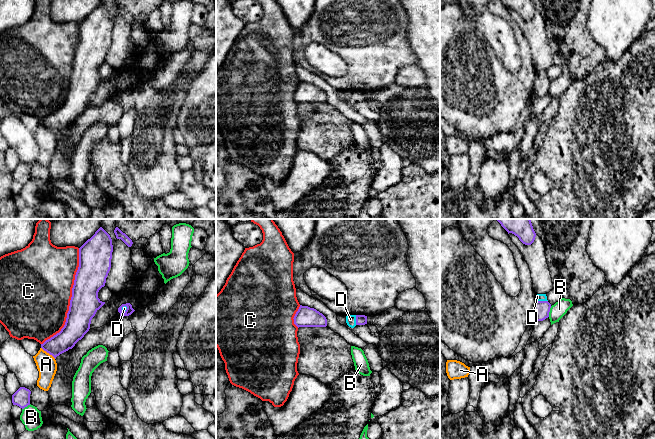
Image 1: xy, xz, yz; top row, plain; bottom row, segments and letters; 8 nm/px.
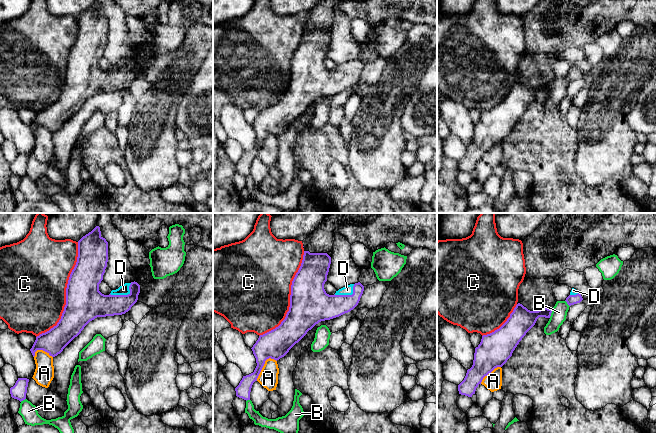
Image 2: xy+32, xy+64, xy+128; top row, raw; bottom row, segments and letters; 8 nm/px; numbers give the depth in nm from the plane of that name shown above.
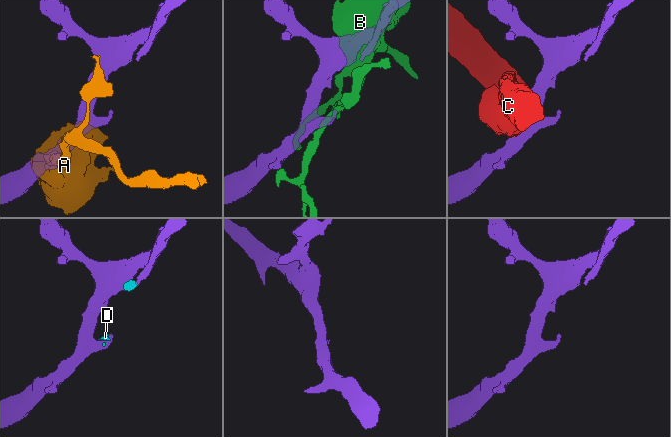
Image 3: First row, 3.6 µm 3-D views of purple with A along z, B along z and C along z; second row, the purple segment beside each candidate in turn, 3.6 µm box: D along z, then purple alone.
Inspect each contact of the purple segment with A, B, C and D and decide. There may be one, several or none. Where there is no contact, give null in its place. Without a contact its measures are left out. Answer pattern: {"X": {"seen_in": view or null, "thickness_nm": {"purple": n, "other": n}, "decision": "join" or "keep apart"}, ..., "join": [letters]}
{"A": {"seen_in": "xy", "thickness_nm": {"purple": 170, "other": 160}, "decision": "keep apart"}, "B": {"seen_in": "yz", "thickness_nm": {"purple": 130, "other": 120}, "decision": "keep apart"}, "C": {"seen_in": "xy", "thickness_nm": {"purple": 240, "other": 480}, "decision": "keep apart"}, "D": {"seen_in": "yz", "thickness_nm": {"purple": 130, "other": 60}, "decision": "join"}, "join": ["D"]}

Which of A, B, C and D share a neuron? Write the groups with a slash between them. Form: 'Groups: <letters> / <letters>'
Groups: A / B / C / D

